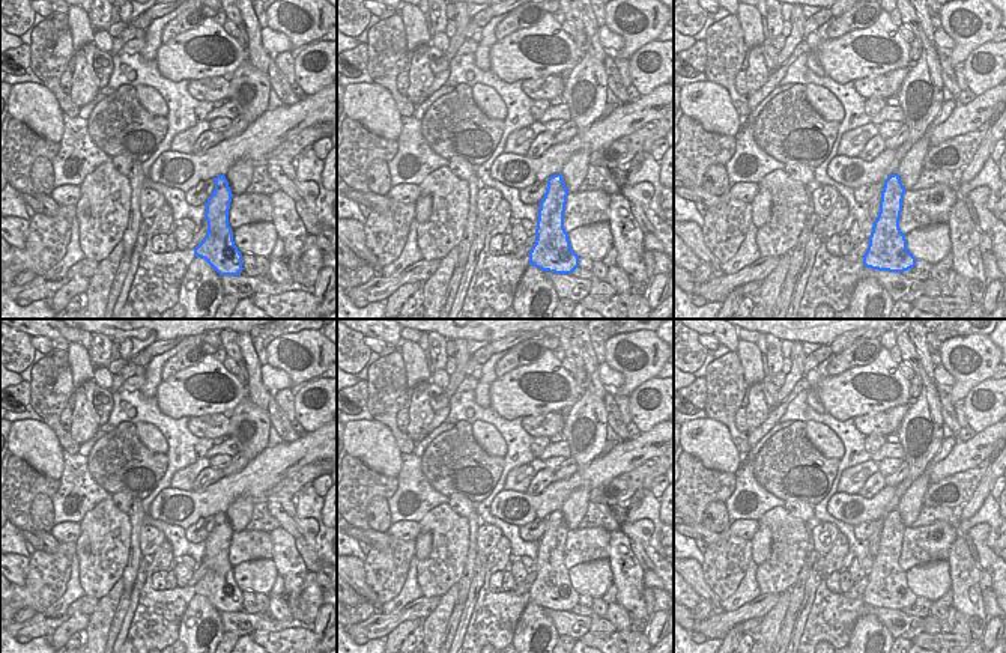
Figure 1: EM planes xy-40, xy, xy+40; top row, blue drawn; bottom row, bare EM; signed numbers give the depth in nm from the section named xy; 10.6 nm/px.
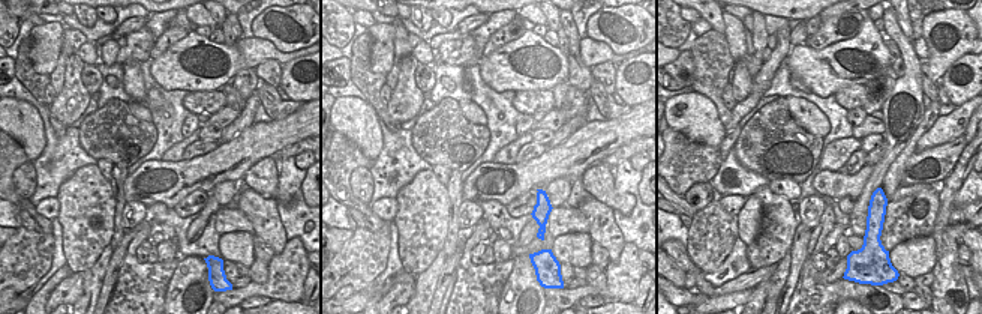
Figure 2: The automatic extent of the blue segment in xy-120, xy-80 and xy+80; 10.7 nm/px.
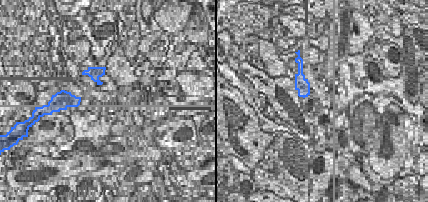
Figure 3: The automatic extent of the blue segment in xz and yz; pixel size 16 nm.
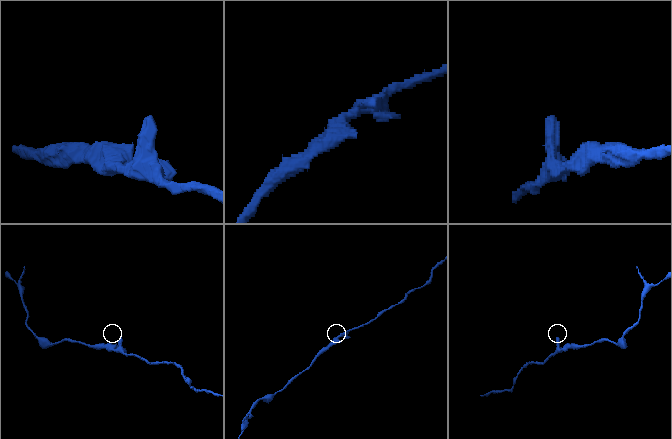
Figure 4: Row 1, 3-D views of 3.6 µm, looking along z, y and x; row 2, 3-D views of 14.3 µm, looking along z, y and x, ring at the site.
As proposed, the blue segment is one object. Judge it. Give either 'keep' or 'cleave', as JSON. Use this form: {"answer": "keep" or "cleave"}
{"answer": "cleave"}

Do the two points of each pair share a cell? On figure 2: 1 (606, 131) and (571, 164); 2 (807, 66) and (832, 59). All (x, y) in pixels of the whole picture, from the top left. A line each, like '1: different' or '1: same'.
1: same
2: same

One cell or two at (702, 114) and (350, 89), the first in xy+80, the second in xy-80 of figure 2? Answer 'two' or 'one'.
two

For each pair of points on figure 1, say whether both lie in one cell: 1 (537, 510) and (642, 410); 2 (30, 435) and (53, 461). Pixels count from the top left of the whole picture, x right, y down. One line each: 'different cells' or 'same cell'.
1: different cells
2: same cell

